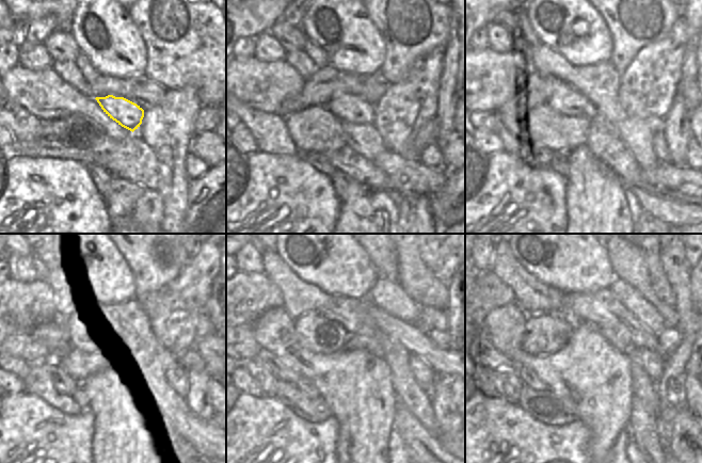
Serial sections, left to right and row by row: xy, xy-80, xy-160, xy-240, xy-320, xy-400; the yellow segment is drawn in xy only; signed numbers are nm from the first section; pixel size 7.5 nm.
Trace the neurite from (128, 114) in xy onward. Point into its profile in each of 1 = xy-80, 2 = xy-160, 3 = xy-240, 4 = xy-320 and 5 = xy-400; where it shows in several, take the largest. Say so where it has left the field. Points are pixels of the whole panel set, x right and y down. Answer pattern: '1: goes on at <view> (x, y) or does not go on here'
1: goes on at xy-80 (347, 108)
2: goes on at xy-160 (567, 99)
3: goes on at xy-240 (73, 342)
4: goes on at xy-320 (316, 333)
5: goes on at xy-400 (543, 335)

